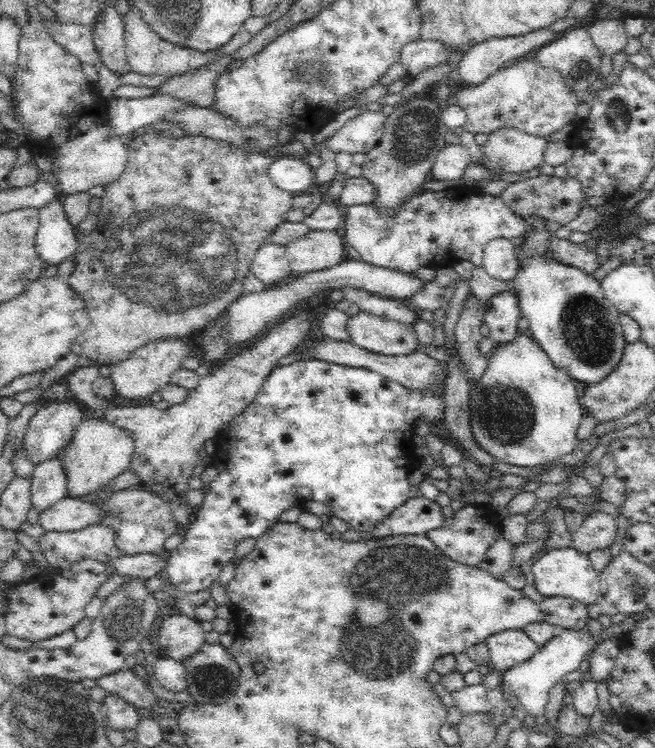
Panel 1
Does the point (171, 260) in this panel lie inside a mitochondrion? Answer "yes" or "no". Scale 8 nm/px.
yes

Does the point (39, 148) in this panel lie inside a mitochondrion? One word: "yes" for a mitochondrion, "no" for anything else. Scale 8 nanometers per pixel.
no

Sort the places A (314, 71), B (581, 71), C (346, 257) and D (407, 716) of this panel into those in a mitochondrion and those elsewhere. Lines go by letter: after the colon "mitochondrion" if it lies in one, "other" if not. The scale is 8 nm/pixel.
A: mitochondrion
B: mitochondrion
C: other
D: other

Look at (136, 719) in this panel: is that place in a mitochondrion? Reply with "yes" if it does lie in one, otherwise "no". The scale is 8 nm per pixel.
no

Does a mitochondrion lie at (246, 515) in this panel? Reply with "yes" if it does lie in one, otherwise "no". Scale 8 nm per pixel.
no

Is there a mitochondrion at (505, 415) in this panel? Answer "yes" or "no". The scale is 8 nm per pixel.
yes

